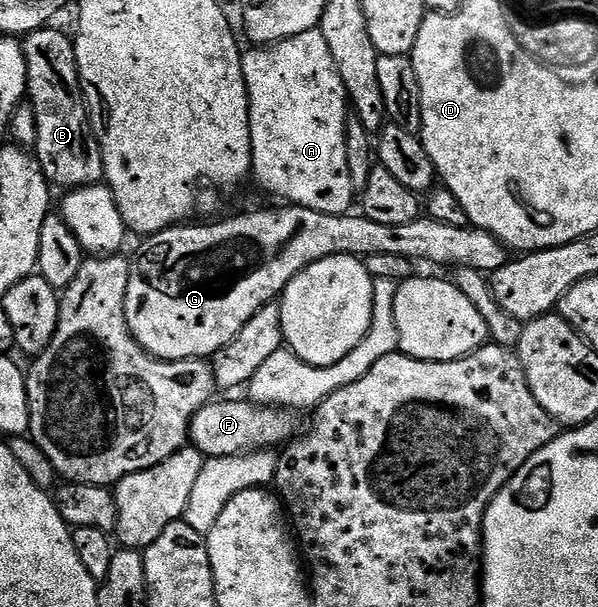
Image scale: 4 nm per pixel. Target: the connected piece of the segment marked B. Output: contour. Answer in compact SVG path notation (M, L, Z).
M56 27L36 29L23 38L24 58L28 64L28 91L30 104L38 119L38 139L34 156L49 186L71 191L99 185L104 181L104 164L100 144L92 134L88 120L88 106L80 89L76 66L74 41Z

